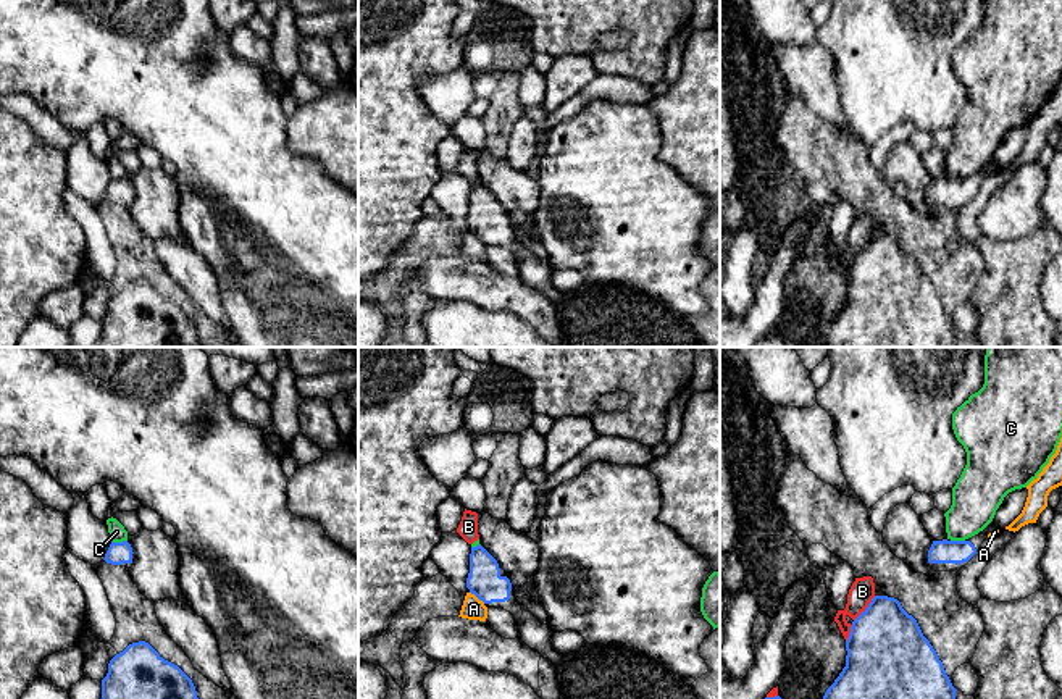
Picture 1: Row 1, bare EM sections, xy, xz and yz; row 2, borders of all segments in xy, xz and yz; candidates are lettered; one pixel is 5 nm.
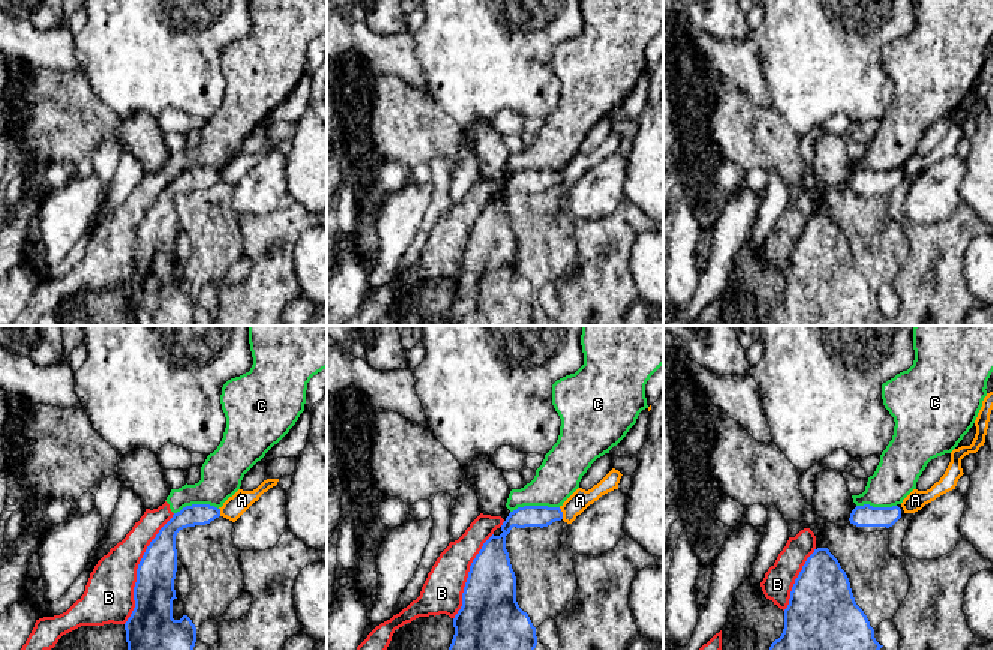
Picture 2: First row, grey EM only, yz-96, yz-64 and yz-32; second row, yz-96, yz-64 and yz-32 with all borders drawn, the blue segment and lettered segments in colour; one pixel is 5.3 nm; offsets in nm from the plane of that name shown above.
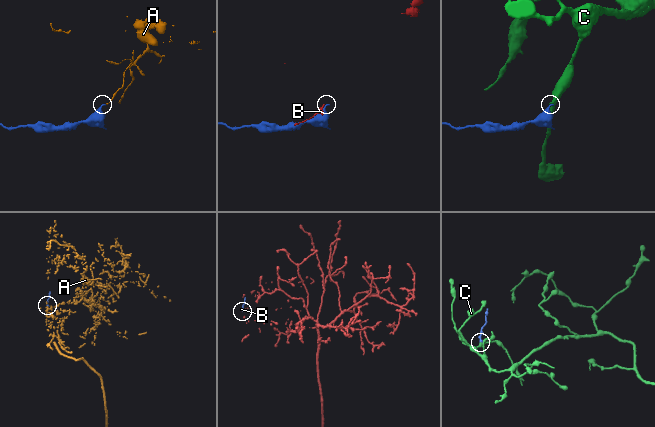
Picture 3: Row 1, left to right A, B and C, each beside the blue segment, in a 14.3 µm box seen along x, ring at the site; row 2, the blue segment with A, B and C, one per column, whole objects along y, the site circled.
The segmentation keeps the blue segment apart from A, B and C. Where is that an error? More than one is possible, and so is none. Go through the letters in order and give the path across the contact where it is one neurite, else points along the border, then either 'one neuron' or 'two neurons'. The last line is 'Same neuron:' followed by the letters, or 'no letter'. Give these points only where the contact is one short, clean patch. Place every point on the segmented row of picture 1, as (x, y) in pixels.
A: border along xz (470, 591), (485, 602); two neurons
B: two neurons
C: border along xy (112, 539), (126, 541); two neurons
Same neuron: no letter

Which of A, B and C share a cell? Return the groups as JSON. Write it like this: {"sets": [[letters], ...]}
{"sets": [["A"], ["B", "C"]]}

